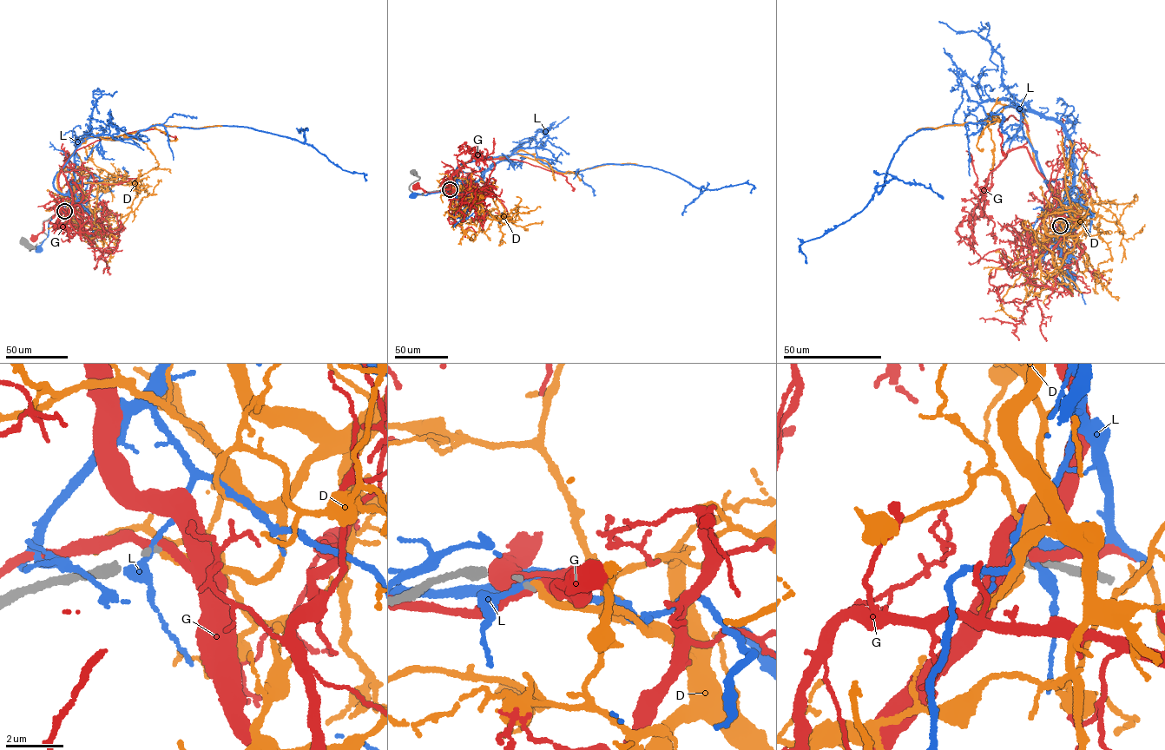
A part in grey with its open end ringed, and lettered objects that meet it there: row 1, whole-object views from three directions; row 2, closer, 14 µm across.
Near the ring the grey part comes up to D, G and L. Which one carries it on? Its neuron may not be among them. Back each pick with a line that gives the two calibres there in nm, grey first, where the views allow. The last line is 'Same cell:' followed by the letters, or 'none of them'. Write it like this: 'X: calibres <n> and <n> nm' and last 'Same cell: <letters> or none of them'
Same cell: none of them

